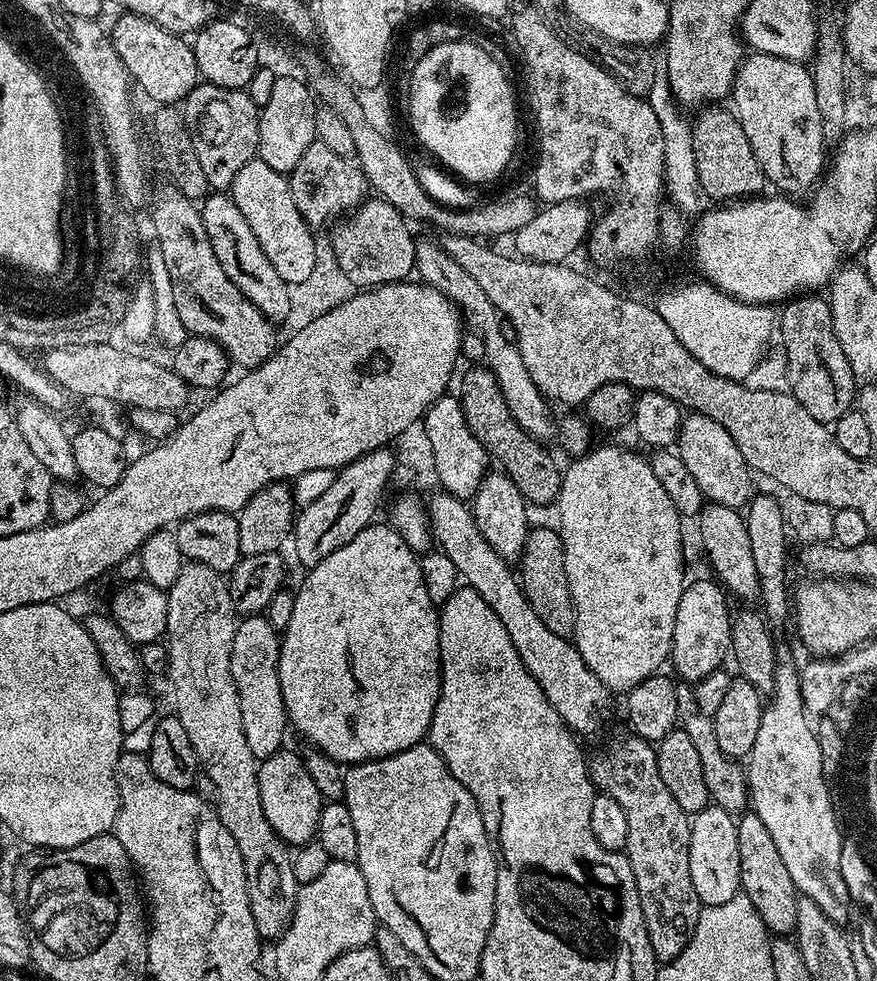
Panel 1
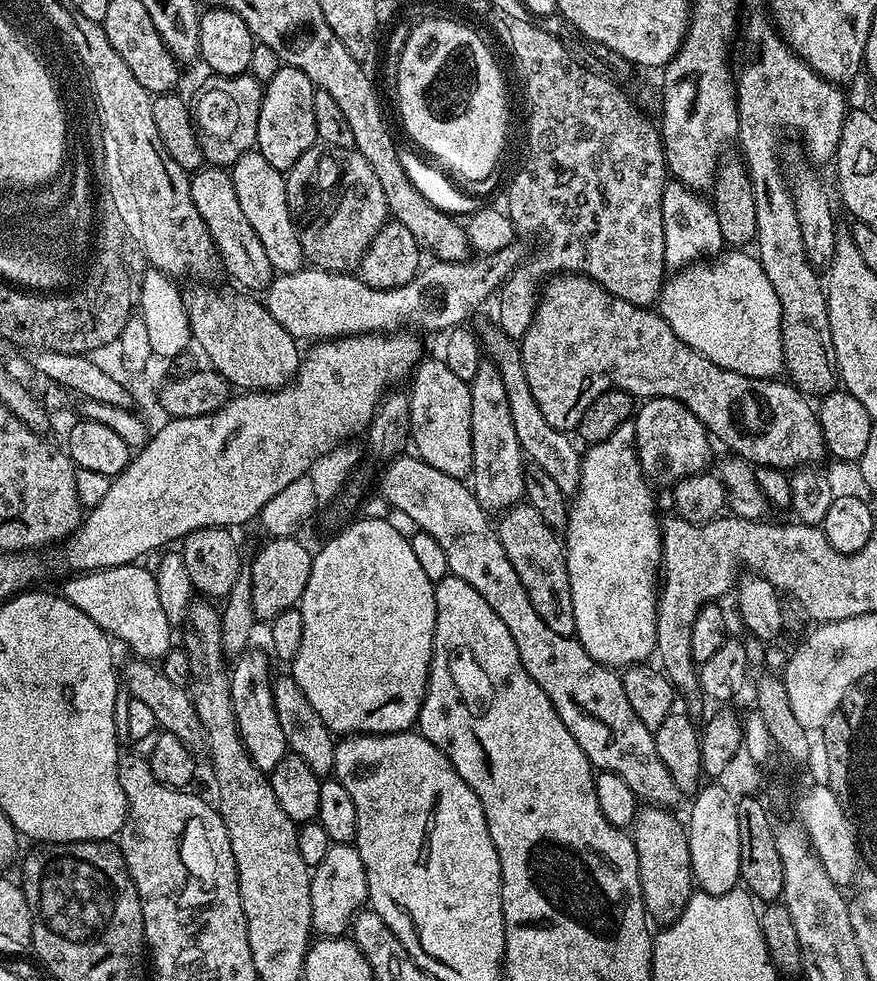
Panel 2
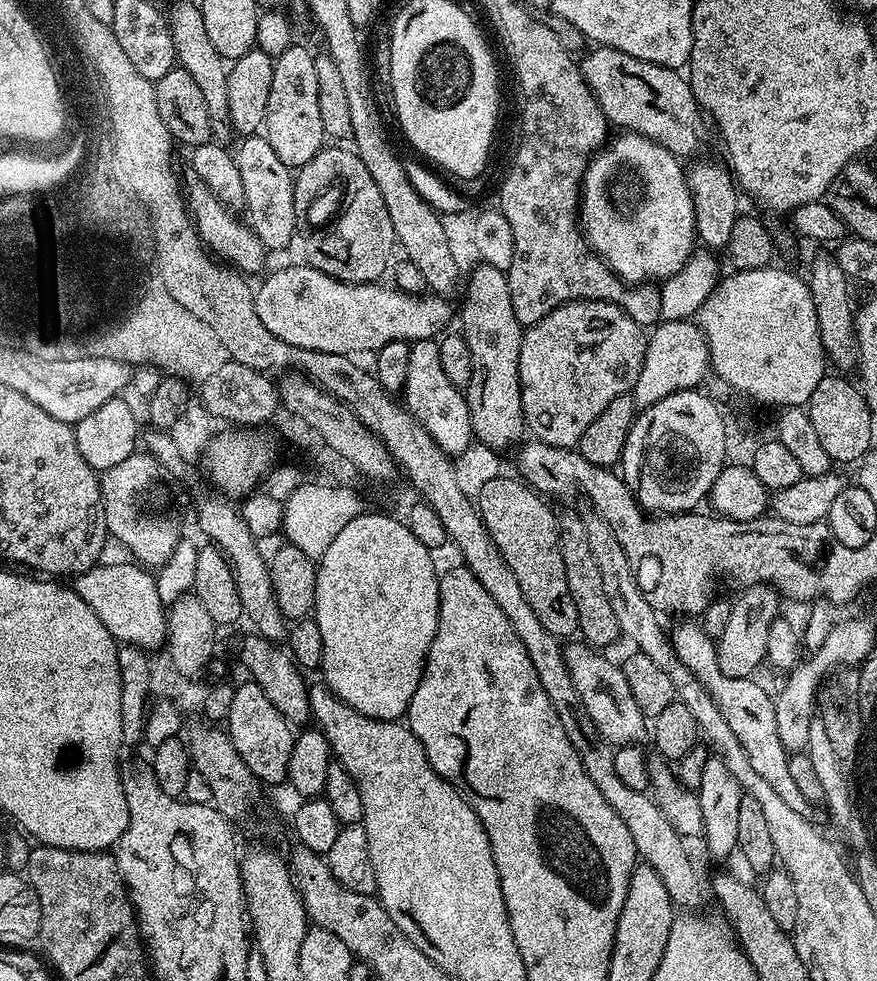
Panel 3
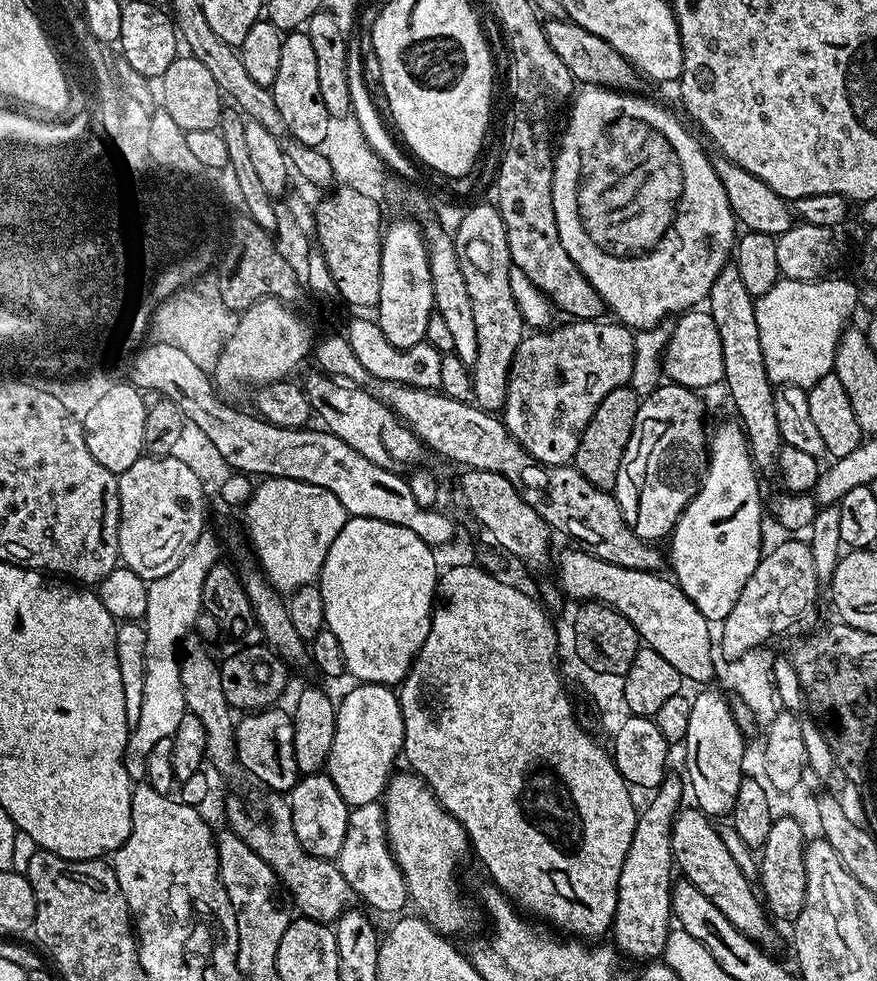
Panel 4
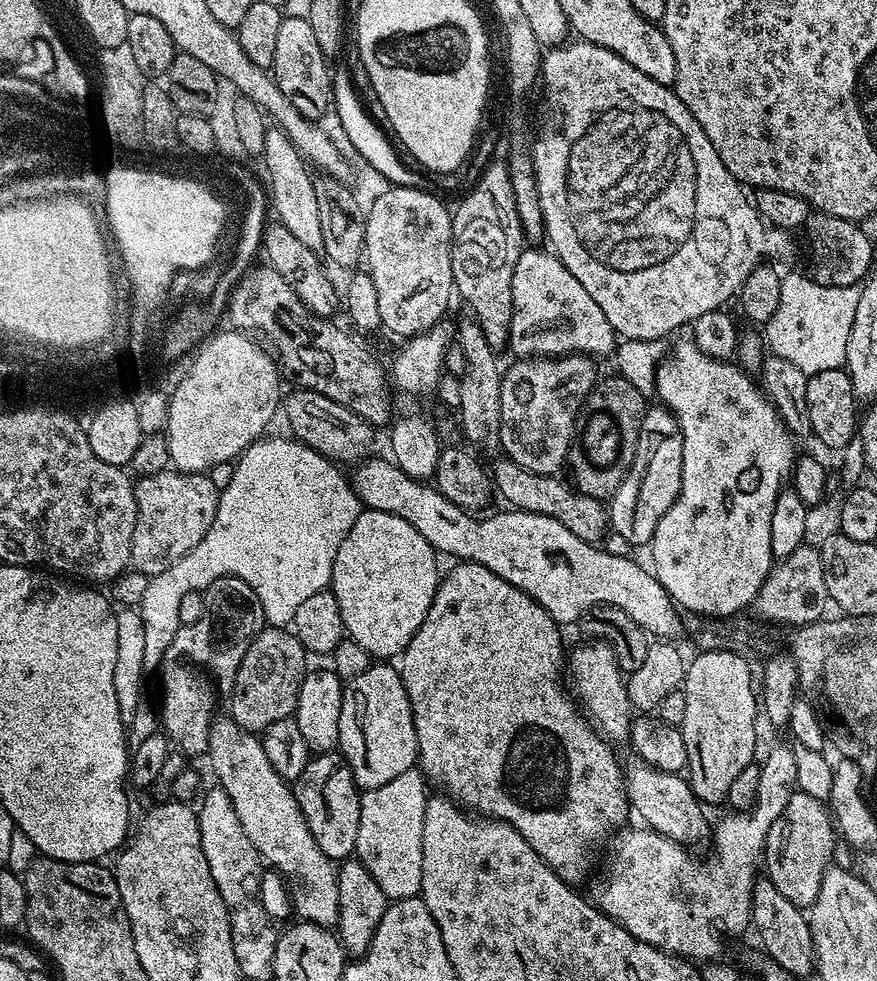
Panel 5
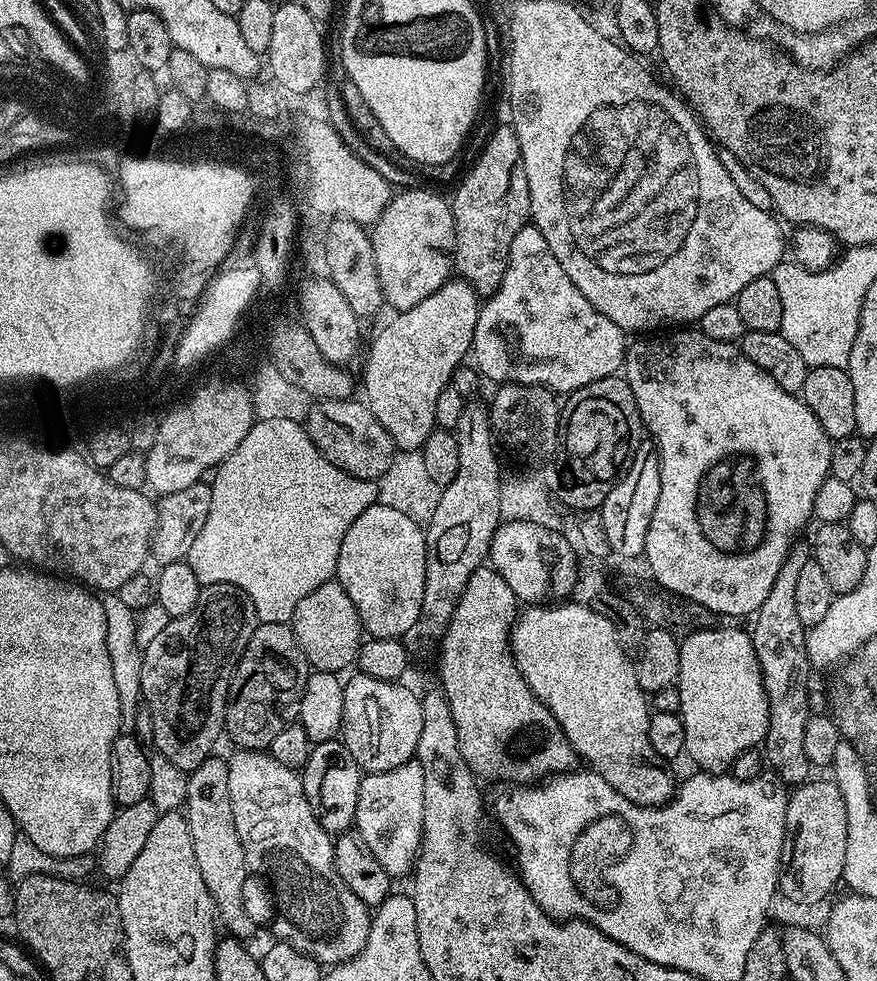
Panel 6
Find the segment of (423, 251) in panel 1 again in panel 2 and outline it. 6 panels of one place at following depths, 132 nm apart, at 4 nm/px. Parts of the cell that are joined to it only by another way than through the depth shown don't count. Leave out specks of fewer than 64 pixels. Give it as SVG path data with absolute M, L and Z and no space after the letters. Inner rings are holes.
M489 322L484 329L478 332L483 351L487 359L498 366L498 374L502 374L502 382L506 386L506 402L510 402L510 418L514 421L514 434L518 434L518 442L522 446L525 457L531 463L537 464L550 479L556 483L558 490L569 498L575 497L580 485L581 449L572 445L572 436L567 432L559 432L538 410L538 402L534 402L534 394L530 394L530 384L526 382L526 370L520 361L520 346L504 333L500 325Z

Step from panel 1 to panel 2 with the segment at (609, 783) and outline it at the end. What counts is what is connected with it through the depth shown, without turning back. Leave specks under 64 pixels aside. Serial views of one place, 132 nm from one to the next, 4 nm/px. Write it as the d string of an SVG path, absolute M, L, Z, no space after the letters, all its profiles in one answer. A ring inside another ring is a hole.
M644 806L637 811L634 821L634 839L638 854L640 885L644 895L645 913L657 925L667 926L675 922L686 910L686 902L692 897L694 881L690 846L685 825L667 808Z

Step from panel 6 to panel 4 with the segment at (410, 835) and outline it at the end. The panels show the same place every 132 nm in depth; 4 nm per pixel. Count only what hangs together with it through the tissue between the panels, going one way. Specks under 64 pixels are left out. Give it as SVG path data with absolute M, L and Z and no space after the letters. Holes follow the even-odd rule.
M379 803L358 806L349 811L346 839L342 841L342 850L334 863L339 868L342 878L350 882L353 893L359 899L361 896L369 904L367 907L373 913L396 912L395 914L400 914L409 907L406 878L398 862L392 857L392 847L388 844L388 835L384 825L384 809Z

